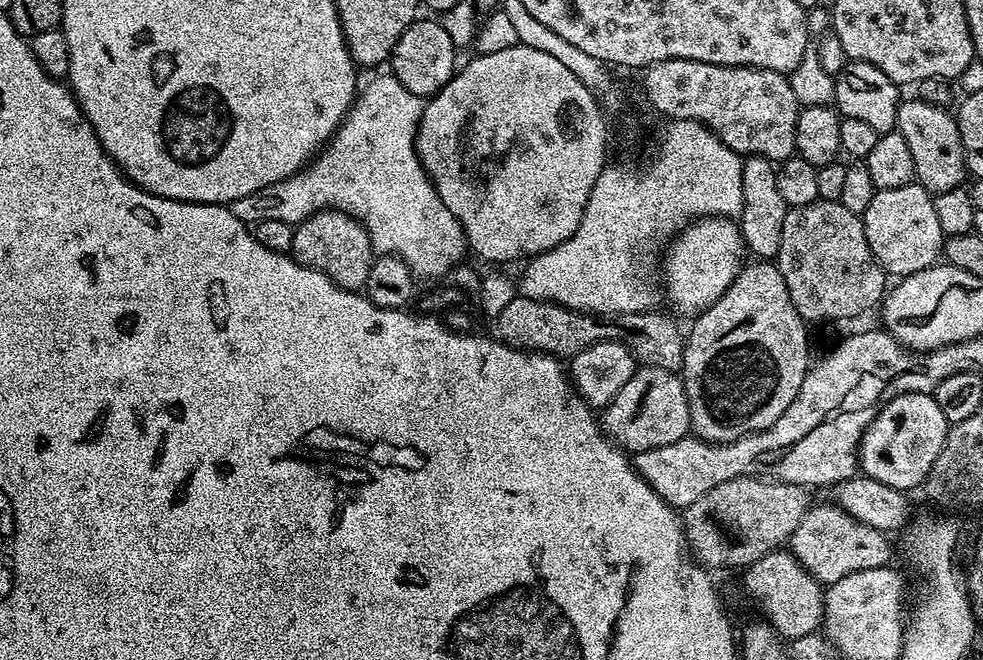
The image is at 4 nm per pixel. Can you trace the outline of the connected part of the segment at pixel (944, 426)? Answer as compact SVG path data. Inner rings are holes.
M924 390L901 392L891 397L880 410L880 413L875 413L871 417L871 423L864 429L859 442L859 471L863 475L874 478L891 488L901 490L909 490L908 488L919 489L923 485L924 479L930 474L930 466L934 466L934 458L938 458L938 454L948 437L950 425L946 414L942 414L935 395Z

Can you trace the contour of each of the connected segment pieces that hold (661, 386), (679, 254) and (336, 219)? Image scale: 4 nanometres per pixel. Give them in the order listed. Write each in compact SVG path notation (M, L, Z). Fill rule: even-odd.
M659 366L637 367L630 382L618 390L618 394L603 409L602 415L604 435L628 454L643 454L670 446L690 432L683 379L677 373L667 372Z
M719 216L691 221L677 236L680 237L669 246L668 257L664 260L664 288L668 291L669 302L678 311L699 314L706 311L714 302L718 302L718 298L726 294L726 290L740 273L745 263L744 256L746 257L744 241L740 238L739 227L731 219Z
M335 210L315 212L293 231L296 233L292 236L290 256L296 263L328 276L340 288L360 290L367 285L368 275L372 269L371 244L364 228L358 223L353 223L352 236L356 239L356 244L348 248L348 240L344 237L348 232L348 224L350 225L350 218L344 212Z

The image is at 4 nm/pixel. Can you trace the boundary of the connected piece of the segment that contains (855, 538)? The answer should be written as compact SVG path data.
M828 504L822 505L817 510L816 524L805 522L792 536L790 541L792 559L797 560L824 586L838 582L846 578L846 574L854 574L858 570L885 567L892 556L892 548L888 545L889 537L876 528L858 522L853 516L848 516L839 506Z

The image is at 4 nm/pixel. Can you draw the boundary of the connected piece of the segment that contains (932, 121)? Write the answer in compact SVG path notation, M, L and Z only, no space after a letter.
M905 99L896 115L895 131L900 132L902 138L906 138L906 146L910 146L916 180L933 194L954 191L965 183L966 153L958 134L956 117L948 110L935 102L927 104L924 100Z

